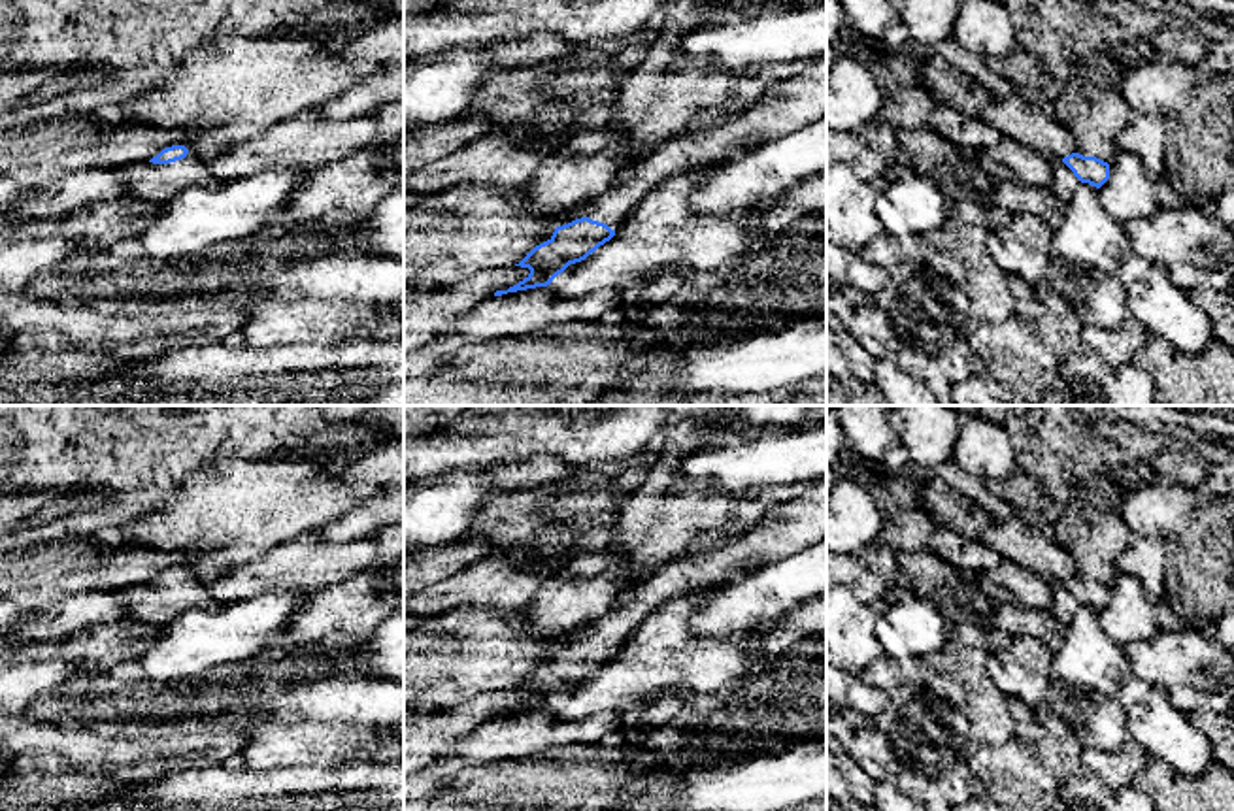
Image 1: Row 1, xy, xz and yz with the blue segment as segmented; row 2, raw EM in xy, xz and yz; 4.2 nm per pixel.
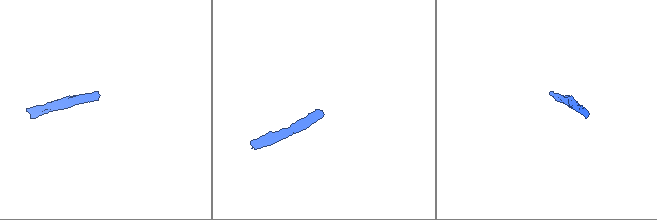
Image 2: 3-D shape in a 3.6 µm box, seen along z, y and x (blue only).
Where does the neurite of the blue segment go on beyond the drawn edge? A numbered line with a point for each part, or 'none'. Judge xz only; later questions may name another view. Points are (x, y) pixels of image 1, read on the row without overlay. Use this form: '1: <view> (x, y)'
1: xz (785, 529)

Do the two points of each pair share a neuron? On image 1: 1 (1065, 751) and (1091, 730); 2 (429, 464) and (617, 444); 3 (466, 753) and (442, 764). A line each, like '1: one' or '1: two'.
1: two
2: one
3: one

